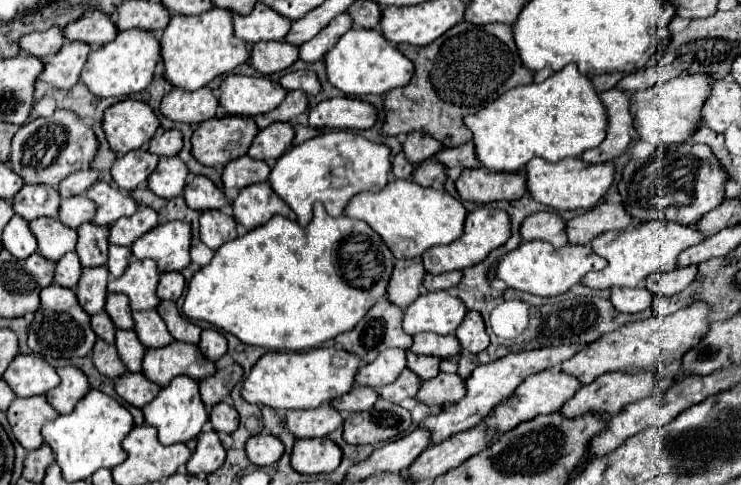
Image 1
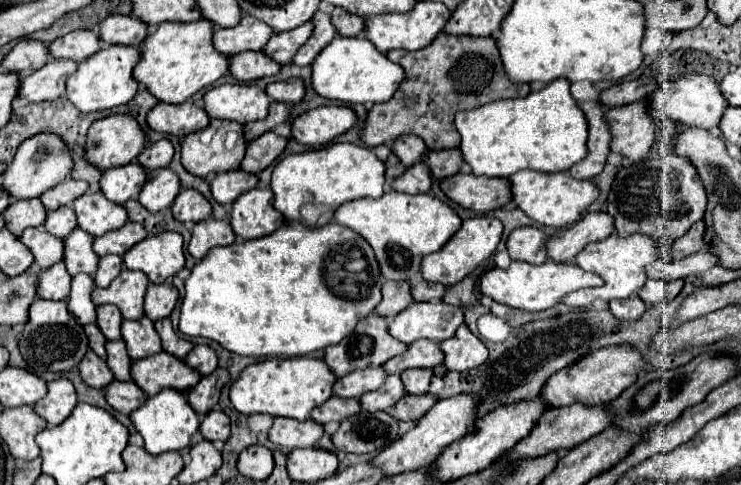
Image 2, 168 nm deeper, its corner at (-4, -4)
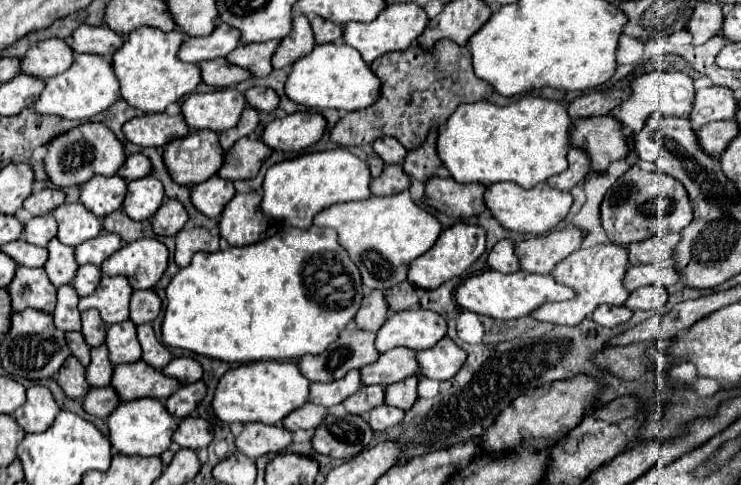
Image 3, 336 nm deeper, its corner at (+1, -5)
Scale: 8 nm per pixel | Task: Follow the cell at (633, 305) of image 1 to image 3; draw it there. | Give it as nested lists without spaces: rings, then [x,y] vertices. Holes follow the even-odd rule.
[[[600,305],[592,319],[596,323],[600,323],[602,327],[616,327],[616,325],[622,325],[626,323],[628,319],[632,317],[632,311],[628,311],[628,307],[624,305]]]

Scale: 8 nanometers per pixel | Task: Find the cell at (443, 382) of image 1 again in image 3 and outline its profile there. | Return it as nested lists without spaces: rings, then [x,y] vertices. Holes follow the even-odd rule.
[[[384,403],[384,405],[380,405],[380,407],[376,407],[374,411],[368,413],[368,421],[372,423],[374,431],[384,431],[388,427],[394,427],[394,425],[402,423],[404,415],[406,413],[400,411],[398,407],[390,407],[390,405]]]

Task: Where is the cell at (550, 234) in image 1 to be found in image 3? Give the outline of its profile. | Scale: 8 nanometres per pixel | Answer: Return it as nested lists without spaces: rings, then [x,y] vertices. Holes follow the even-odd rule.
[[[502,239],[494,245],[488,257],[488,265],[502,273],[520,271],[520,261],[516,259],[516,245],[512,239]]]

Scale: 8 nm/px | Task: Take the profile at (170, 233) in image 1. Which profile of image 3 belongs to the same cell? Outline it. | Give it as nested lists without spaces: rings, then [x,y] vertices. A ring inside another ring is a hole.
[[[158,239],[124,245],[102,263],[104,275],[124,275],[134,289],[152,289],[168,267],[168,247]]]

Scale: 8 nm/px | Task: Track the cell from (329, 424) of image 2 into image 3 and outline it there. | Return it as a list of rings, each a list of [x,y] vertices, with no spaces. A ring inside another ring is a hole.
[[[306,403],[304,407],[292,411],[292,415],[288,415],[282,425],[290,431],[297,431],[299,429],[303,430],[315,430],[322,421],[324,417],[328,415],[328,409],[322,407],[322,405],[314,405],[314,403]]]

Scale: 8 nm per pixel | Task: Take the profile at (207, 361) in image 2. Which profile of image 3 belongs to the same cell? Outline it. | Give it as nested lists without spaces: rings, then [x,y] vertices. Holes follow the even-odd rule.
[[[176,357],[162,369],[162,373],[176,377],[182,385],[188,385],[202,379],[202,365],[192,357]]]

